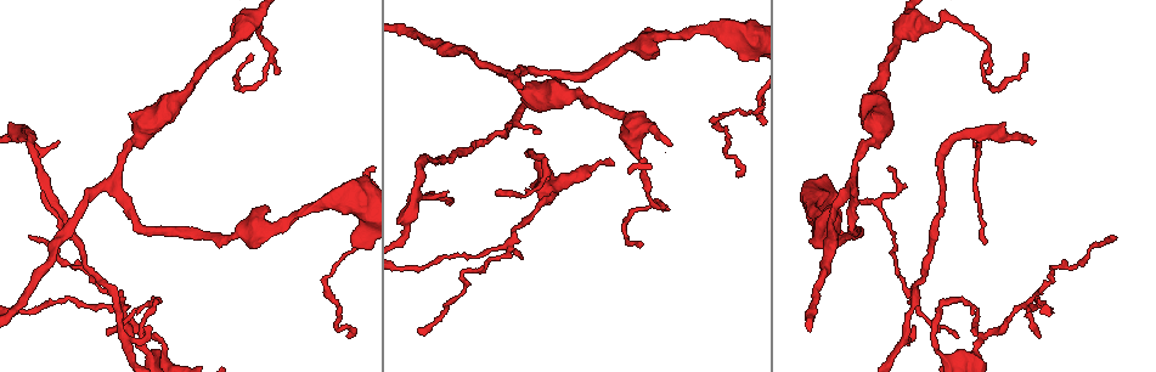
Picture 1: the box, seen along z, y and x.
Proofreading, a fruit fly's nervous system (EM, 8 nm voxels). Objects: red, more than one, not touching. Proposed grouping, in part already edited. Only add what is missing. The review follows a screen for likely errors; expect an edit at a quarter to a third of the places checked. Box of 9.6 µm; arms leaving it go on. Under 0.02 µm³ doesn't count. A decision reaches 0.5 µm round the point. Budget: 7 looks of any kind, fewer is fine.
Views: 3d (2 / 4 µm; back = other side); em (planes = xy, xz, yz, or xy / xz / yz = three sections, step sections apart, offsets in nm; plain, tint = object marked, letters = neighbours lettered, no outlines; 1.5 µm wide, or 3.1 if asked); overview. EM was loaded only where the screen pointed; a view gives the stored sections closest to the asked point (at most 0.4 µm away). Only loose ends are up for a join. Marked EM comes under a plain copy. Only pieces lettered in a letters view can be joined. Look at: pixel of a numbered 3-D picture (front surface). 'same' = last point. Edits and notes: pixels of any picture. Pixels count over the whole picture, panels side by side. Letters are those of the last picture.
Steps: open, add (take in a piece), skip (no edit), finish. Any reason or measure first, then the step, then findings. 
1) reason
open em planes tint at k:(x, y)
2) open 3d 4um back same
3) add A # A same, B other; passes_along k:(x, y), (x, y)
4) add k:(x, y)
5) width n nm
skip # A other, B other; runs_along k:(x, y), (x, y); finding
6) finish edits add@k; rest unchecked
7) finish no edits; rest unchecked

tapers out
open em planes letters at 1:(737, 176)

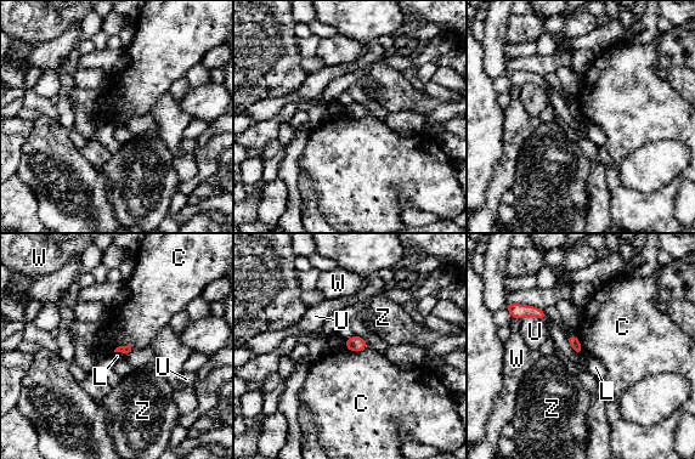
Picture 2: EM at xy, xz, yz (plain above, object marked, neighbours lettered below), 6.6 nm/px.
skip # C other, L other, U other, W other, Z other; no lettered piece goes on from it

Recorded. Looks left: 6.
tapers out
open em planes letters at 1:(57, 142)

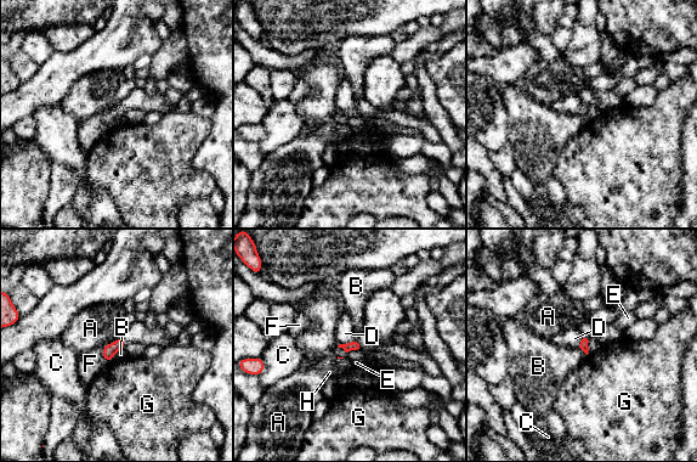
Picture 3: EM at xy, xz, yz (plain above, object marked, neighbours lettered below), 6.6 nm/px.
skip # A other, B other, C other, D other, E other, F other, G other, H other; border 3:(355, 341), (339, 344); none of them fits

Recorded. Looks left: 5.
free end
open 3d 2um at 1:(984, 241)

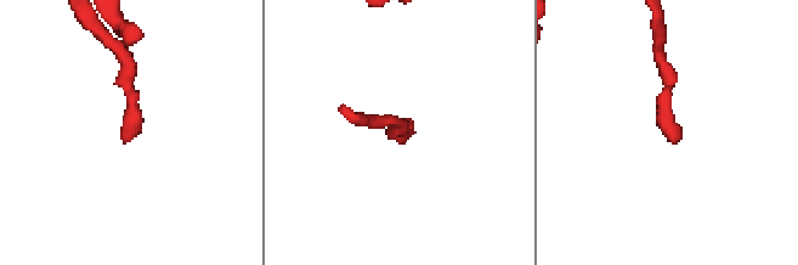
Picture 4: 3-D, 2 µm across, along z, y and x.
need the tissue
open em planes letters at 4:(676, 141)

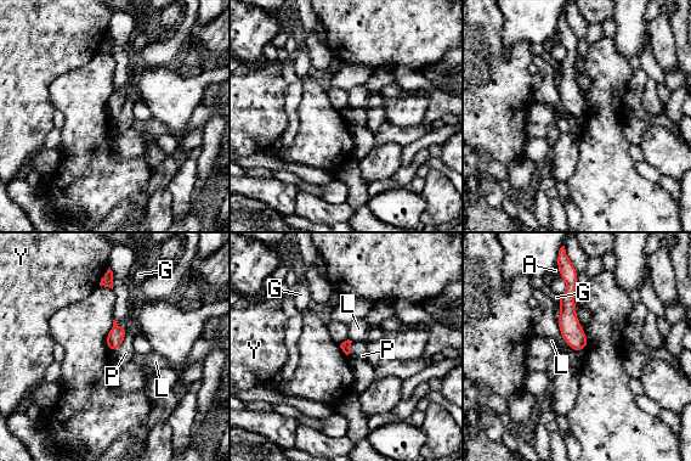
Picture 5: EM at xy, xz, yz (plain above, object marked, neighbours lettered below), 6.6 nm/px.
longest_contact P 200 nm
skip # A other, G other, L other, P other, Y other; runs_along 5:(573, 276), (568, 325), (579, 347); no lettered piece goes on from it

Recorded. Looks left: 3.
finish no edits; rest unchecked

